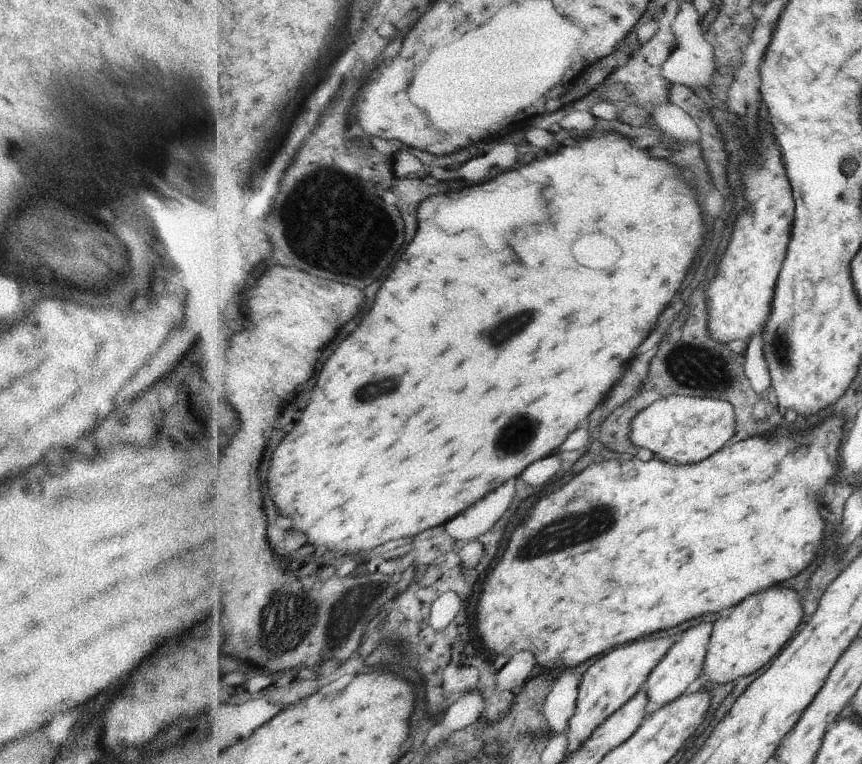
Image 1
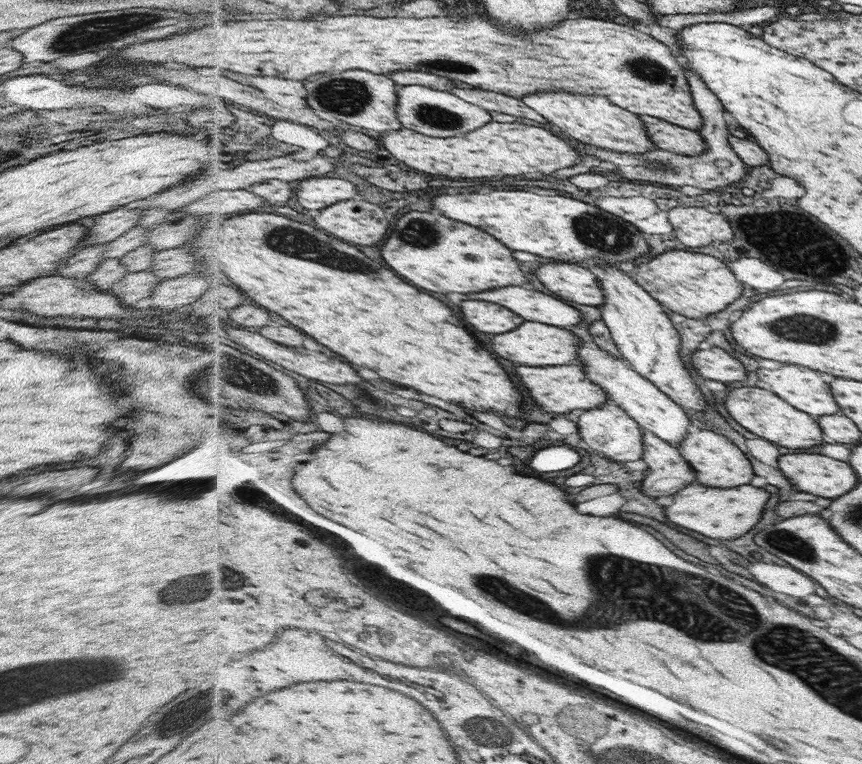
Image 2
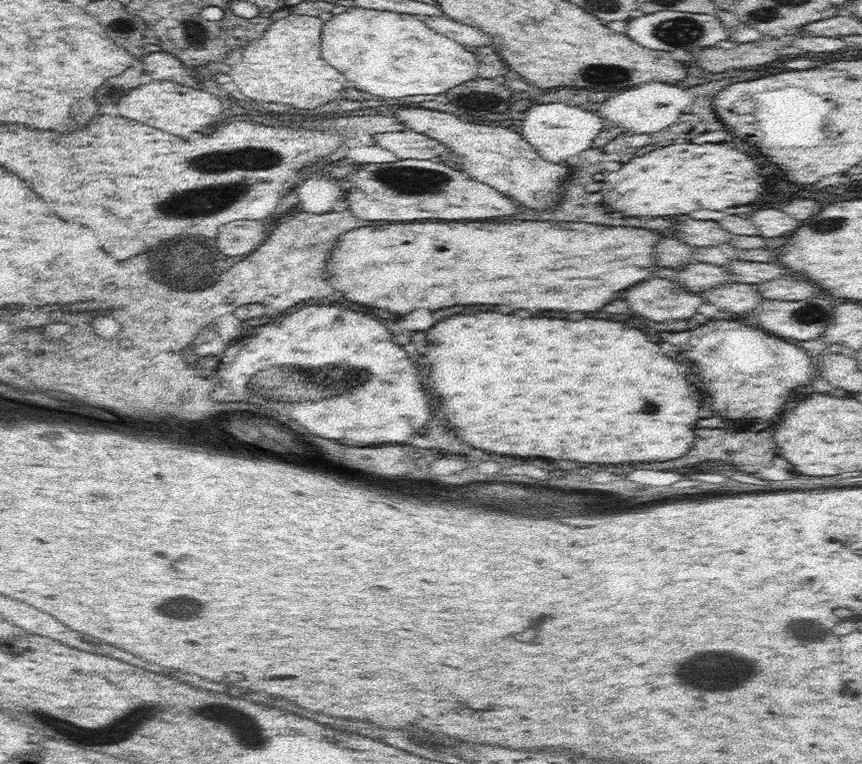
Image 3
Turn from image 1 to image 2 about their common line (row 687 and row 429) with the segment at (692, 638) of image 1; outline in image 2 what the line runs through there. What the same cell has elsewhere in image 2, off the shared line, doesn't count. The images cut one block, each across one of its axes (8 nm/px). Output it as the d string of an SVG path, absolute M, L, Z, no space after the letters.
M582 342L582 346L578 346L578 350L580 350L578 356L582 360L578 363L584 364L588 379L594 381L596 385L600 385L606 391L608 398L624 408L624 411L636 420L640 428L654 433L658 438L675 446L686 438L686 434L692 427L688 411L676 404L666 393L656 388L652 381L648 380L647 377L640 376L635 369L625 365L624 362L615 360L610 352L602 350L598 346L592 346L592 344L588 346Z

